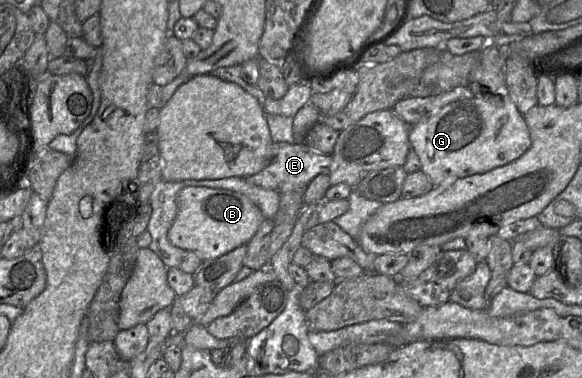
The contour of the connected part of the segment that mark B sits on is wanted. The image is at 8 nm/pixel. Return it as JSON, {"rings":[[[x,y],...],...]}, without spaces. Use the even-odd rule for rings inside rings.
{"rings":[[[188,186],[177,195],[177,214],[168,231],[168,239],[173,246],[195,252],[202,260],[207,260],[247,244],[264,220],[260,209],[239,192]]]}

